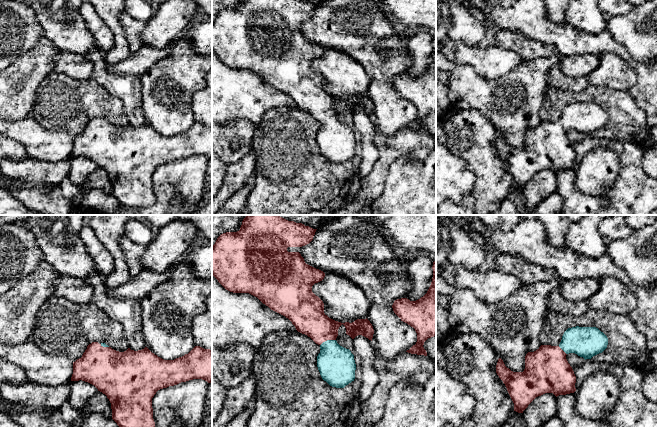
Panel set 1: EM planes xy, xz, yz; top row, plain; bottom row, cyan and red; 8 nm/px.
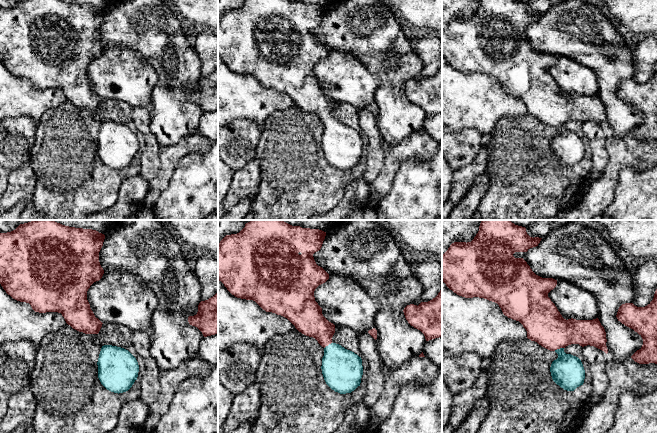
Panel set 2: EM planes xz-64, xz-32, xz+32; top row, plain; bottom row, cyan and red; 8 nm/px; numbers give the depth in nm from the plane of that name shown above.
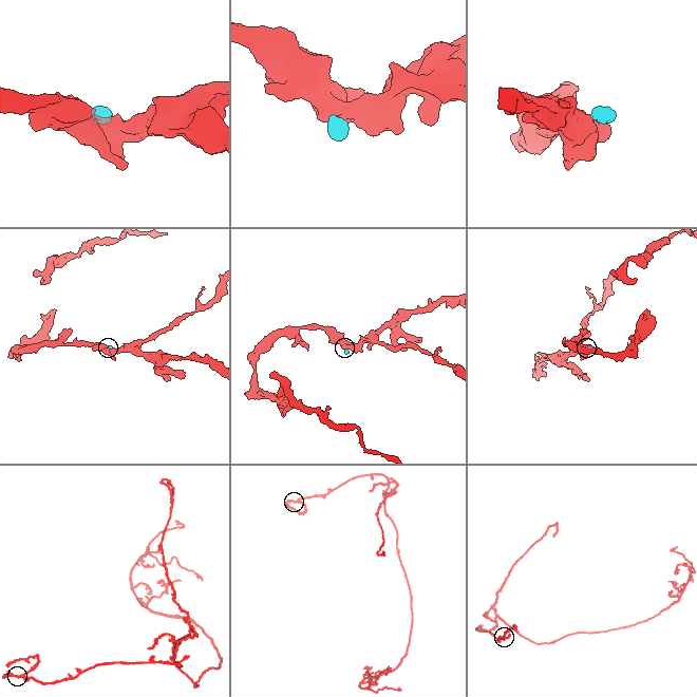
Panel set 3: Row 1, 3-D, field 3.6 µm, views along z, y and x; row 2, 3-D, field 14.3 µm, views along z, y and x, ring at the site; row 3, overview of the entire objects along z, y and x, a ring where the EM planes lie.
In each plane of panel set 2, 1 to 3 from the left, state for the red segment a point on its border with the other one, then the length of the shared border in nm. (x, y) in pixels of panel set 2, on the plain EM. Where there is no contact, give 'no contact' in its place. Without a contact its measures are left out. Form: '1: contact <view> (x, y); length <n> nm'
1: no contact
2: contact xz-32 (328, 121); length 80 nm
3: contact xz+32 (558, 125); length 80 nm

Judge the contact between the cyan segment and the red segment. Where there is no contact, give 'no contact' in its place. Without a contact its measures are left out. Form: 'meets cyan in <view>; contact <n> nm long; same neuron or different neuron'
meets cyan in xz; contact 140 nm long; same neuron

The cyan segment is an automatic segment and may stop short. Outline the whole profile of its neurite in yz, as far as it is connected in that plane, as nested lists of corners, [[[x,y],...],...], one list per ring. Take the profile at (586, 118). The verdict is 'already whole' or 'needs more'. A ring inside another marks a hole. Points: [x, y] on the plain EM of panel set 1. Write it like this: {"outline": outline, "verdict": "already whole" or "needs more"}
{"outline": [[[596,103],[568,104],[558,122],[541,121],[525,132],[523,148],[513,148],[501,134],[496,149],[505,160],[514,179],[514,187],[523,189],[538,172],[553,169],[556,173],[576,167],[576,152],[566,135],[569,129],[591,135],[608,121],[607,112]]], "verdict": "needs more"}

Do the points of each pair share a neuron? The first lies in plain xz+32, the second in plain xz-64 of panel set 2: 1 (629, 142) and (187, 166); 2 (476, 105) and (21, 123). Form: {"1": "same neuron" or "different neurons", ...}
{"1": "different neurons", "2": "different neurons"}

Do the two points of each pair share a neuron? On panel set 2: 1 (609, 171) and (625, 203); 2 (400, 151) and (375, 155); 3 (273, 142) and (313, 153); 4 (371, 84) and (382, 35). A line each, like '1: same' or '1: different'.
1: different
2: different
3: same
4: different

